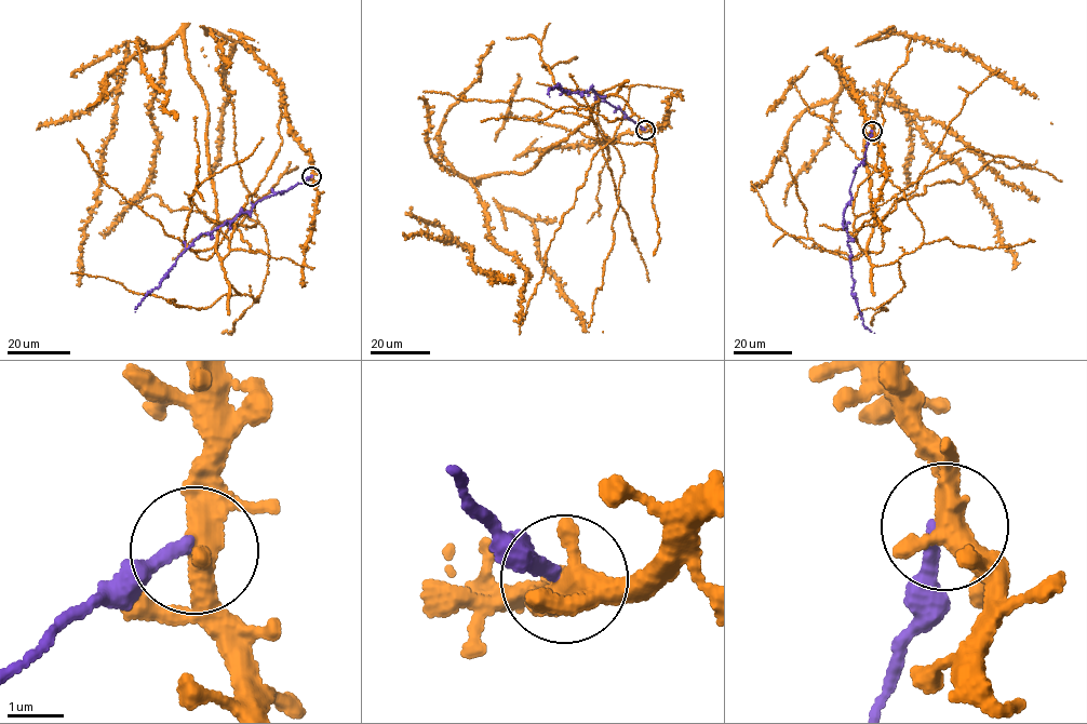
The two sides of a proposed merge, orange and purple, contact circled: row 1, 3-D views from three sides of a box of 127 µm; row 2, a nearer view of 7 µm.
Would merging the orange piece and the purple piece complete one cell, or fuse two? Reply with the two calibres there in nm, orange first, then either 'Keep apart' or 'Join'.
Thickness 460 nm (orange) against 240 nm. Keep apart

